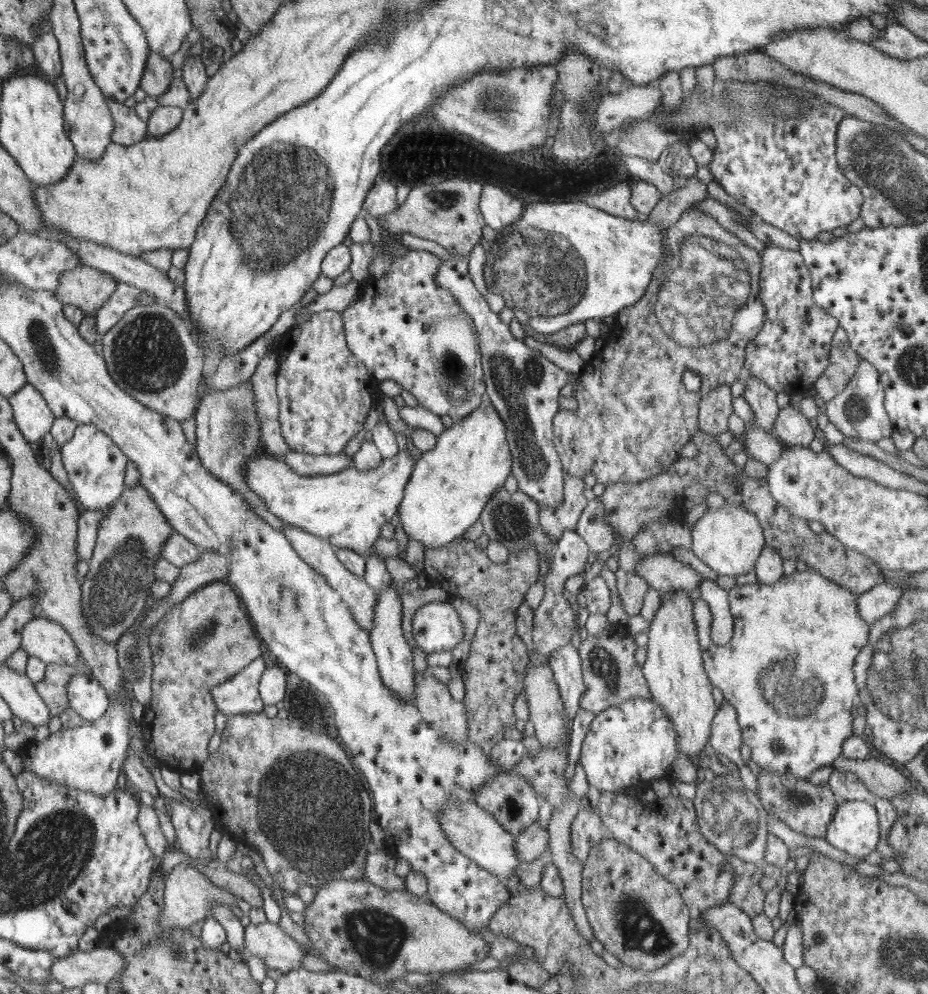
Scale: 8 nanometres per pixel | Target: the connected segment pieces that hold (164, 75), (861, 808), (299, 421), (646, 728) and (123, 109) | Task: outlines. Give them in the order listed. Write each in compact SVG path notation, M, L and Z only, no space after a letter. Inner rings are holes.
M150 51L149 62L146 64L140 87L148 96L162 96L172 82L172 66L161 54Z
M871 799L839 803L834 819L823 836L834 848L847 856L864 859L876 850L881 828Z
M326 310L310 314L308 321L286 334L288 355L277 372L276 394L280 400L280 422L283 437L289 450L311 455L334 455L342 453L350 438L354 438L364 426L364 420L372 408L372 394L379 383L370 372L362 370L345 340L344 318L336 311Z
M636 697L597 714L591 722L580 750L579 762L589 785L598 790L618 792L642 782L669 778L678 754L676 732L667 712L652 698Z
M110 97L107 101L113 120L116 122L112 142L130 146L140 143L148 136L148 124L134 113L134 108L127 107Z

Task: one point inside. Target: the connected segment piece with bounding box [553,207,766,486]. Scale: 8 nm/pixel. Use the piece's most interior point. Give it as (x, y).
(703, 306)

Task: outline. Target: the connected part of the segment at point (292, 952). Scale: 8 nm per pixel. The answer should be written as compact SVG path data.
M269 921L248 924L244 931L244 944L248 955L262 957L270 969L284 973L302 968L302 959L308 954L278 924Z

